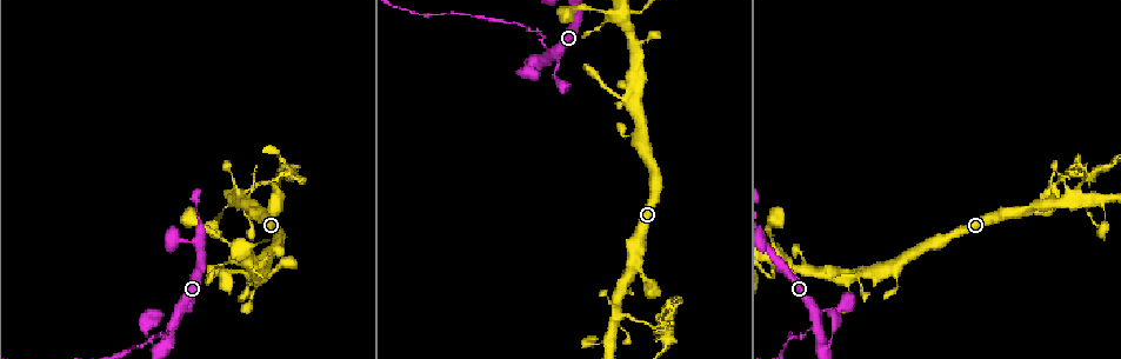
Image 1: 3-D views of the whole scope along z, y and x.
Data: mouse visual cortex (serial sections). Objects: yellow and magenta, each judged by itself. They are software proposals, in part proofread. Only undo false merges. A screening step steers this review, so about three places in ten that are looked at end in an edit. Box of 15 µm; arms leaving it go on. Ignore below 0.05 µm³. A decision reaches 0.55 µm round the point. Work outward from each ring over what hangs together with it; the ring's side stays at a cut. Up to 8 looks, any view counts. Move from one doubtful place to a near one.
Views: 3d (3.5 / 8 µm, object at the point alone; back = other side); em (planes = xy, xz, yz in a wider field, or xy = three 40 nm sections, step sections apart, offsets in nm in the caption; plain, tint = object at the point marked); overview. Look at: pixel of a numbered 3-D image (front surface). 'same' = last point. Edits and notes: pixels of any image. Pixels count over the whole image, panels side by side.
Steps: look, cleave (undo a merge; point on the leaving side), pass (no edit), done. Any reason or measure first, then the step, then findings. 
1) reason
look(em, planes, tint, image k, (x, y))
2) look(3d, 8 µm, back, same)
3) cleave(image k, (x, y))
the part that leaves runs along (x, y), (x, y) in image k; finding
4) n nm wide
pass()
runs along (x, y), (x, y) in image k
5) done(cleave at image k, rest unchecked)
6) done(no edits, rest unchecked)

thick turns thin
look(3d, 8 µm, image 1, (549, 55))

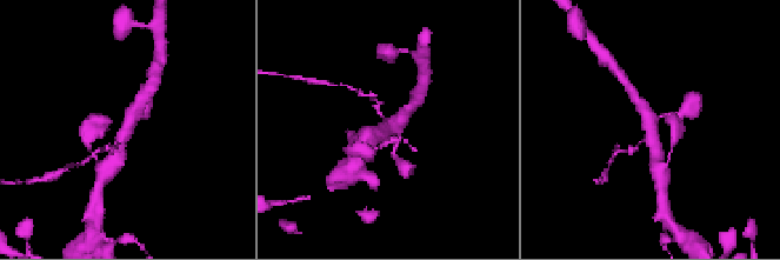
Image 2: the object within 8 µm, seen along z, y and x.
3 arms; arms of 150, 400, 400 nm; need the tissue
look(em, xy, step 3, tint, image 2, (123, 135))

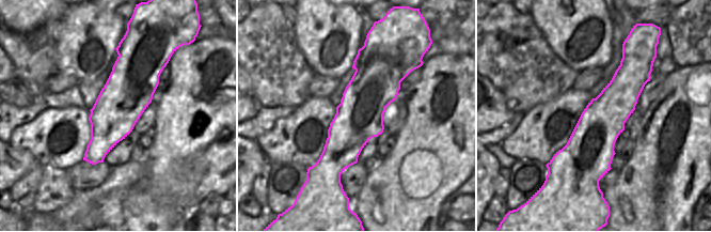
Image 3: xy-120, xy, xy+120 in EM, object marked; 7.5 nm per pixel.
cleave(image 2, (372, 98))
the part that leaves runs along (380, 114), (378, 101), (350, 86) in image 2; two cells meet here

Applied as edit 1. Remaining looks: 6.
see it whole again
look(overview)

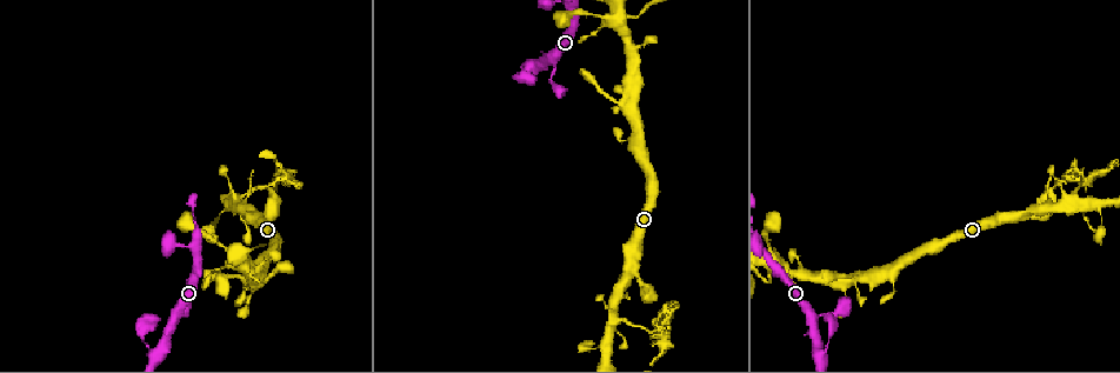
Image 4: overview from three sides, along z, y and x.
sharp bend
look(3d, 3.5 µm, back, image 4, (617, 20))

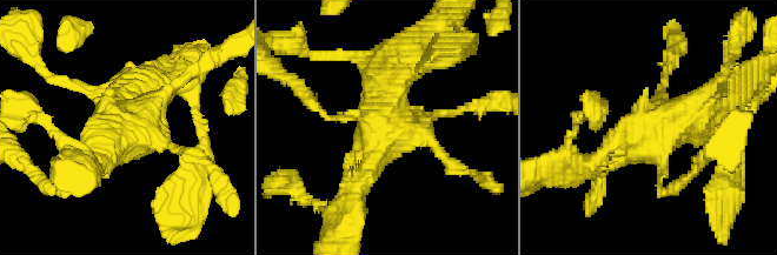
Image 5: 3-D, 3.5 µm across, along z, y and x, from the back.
need the tissue
look(em, xy, step 5, tint, image 5, (383, 136))

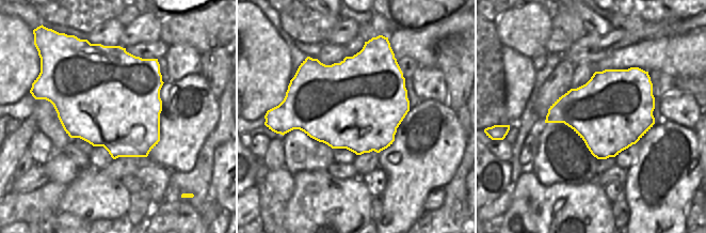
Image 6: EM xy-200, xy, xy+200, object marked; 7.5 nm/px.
700 nm wide
pass()
runs along (606, 155), (722, 91) in image 5; continuous, no second cell

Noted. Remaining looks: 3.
three-way junction
look(3d, 3.5 µm, image 4, (236, 199))

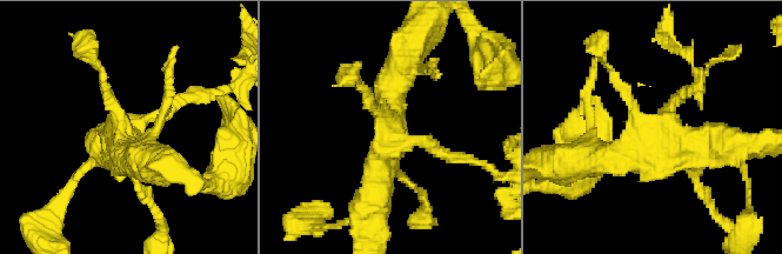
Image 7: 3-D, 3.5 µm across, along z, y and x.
now the EM
look(em, xy, step 3, tint, image 7, (656, 140))

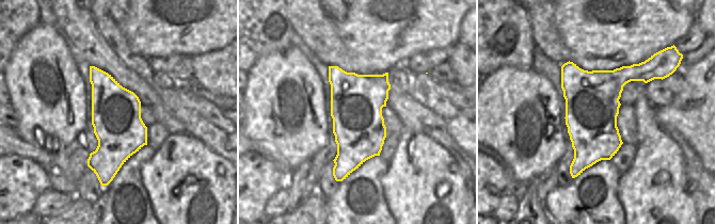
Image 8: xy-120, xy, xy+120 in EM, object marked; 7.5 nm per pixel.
cleave(image 7, (192, 95))
border along (645, 61), (649, 70), (639, 80) in image 8; two cells meet here

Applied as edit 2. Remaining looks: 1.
done(cleave at image 2, cleave at image 7, rest unchecked)

